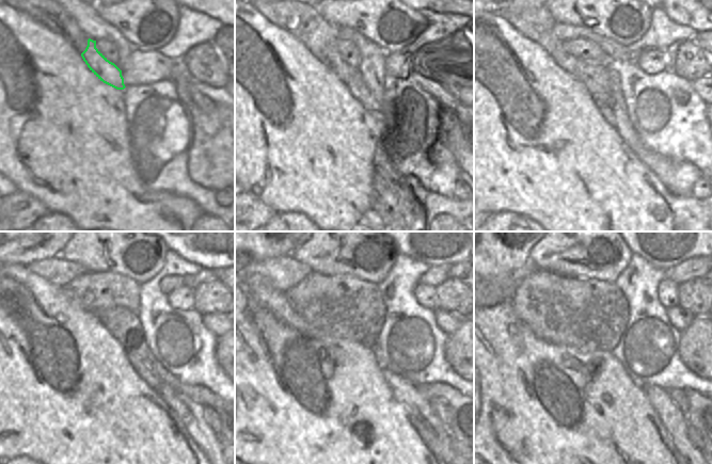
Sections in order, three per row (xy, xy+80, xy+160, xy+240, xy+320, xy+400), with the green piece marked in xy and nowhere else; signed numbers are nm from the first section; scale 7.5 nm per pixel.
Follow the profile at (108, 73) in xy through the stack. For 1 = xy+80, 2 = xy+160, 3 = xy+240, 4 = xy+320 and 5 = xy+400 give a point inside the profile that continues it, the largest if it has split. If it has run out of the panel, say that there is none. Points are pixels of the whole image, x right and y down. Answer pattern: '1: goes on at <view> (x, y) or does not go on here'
1: goes on at xy+80 (356, 85)
2: goes on at xy+160 (606, 112)
3: goes on at xy+240 (154, 381)
4: goes on at xy+320 (405, 392)
5: goes on at xy+400 (676, 424)

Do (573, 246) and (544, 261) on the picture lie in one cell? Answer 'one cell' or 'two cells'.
one cell

